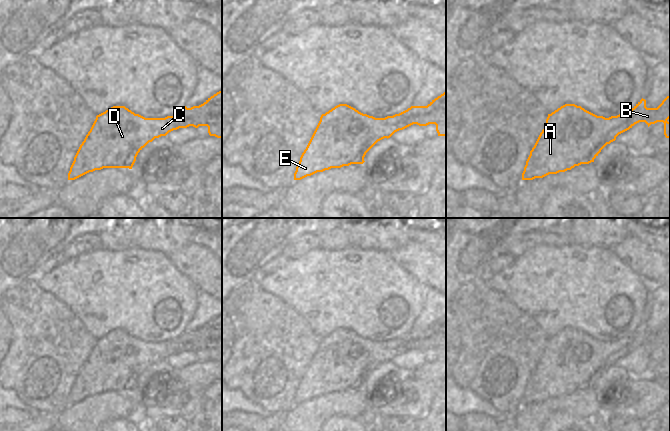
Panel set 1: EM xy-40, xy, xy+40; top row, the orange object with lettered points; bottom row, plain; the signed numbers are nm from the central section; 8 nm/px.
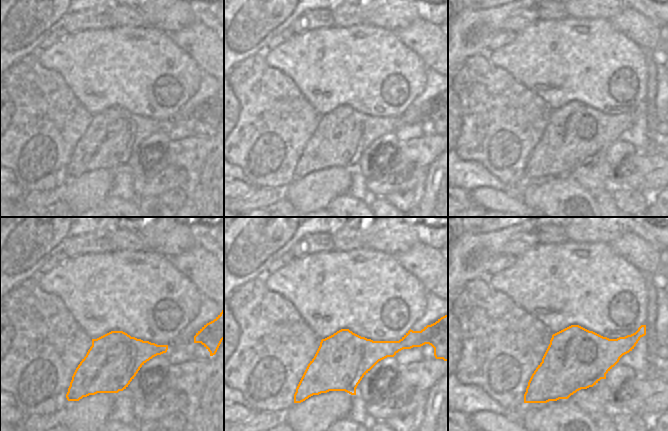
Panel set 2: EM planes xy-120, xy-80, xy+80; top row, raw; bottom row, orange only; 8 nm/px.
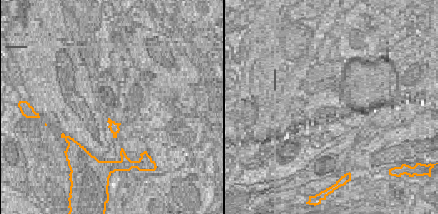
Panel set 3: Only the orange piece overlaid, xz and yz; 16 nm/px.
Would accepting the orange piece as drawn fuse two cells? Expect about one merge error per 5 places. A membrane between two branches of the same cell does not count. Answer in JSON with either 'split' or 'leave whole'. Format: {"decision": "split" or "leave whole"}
{"decision": "leave whole"}

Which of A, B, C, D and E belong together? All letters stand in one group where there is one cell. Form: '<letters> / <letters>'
A B C D E

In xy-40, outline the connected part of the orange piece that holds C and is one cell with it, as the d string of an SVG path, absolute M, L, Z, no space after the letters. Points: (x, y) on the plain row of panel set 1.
M222 314L203 328L180 334L175 340L145 342L125 330L113 330L96 340L96 343L80 369L68 397L68 404L75 404L89 396L103 392L132 393L138 377L155 362L166 360L179 352L207 350L210 360L222 363Z

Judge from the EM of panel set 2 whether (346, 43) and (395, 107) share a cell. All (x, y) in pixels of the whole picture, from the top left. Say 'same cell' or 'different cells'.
same cell

